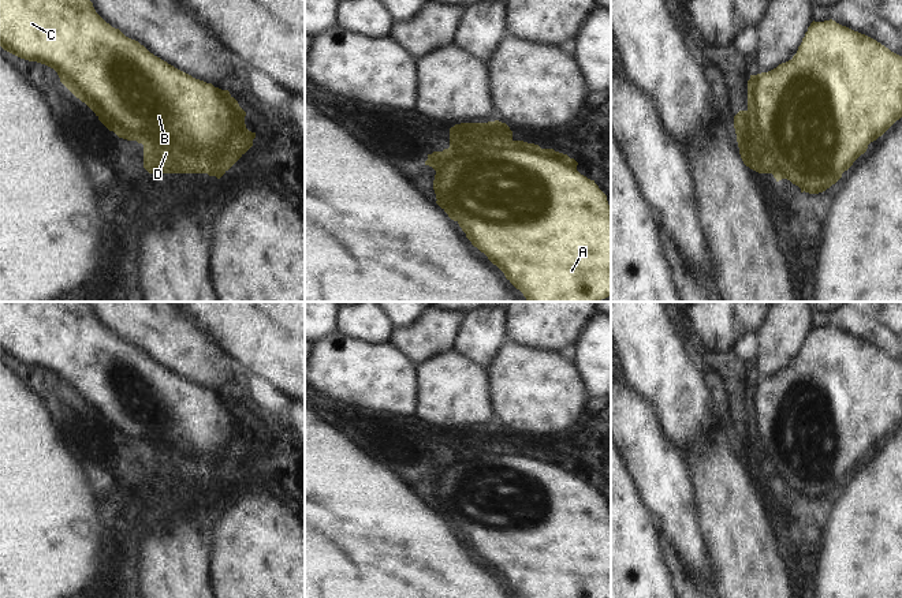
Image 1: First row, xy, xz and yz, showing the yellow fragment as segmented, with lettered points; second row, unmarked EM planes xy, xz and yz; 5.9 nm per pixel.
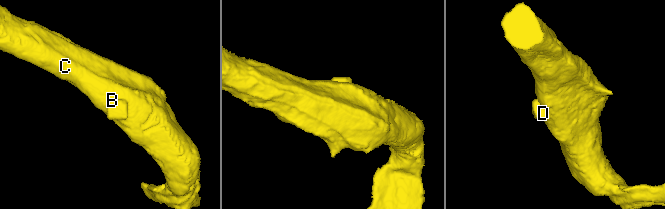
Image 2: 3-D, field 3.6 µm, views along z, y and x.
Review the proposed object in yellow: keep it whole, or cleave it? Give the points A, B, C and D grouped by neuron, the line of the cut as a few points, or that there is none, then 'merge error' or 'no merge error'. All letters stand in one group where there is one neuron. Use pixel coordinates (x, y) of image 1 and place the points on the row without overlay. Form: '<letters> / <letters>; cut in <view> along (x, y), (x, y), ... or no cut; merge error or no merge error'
A B C D; no cut; no merge error

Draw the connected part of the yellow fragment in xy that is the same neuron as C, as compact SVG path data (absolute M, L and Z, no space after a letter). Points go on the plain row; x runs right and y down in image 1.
M0 302L0 352L20 365L37 367L53 374L60 388L77 404L85 408L109 437L113 437L119 444L142 449L144 474L149 479L208 479L220 485L253 452L256 438L246 434L246 418L228 396L221 396L212 389L195 385L154 362L138 347L126 343L119 334L107 329L96 318L93 309L86 302Z

